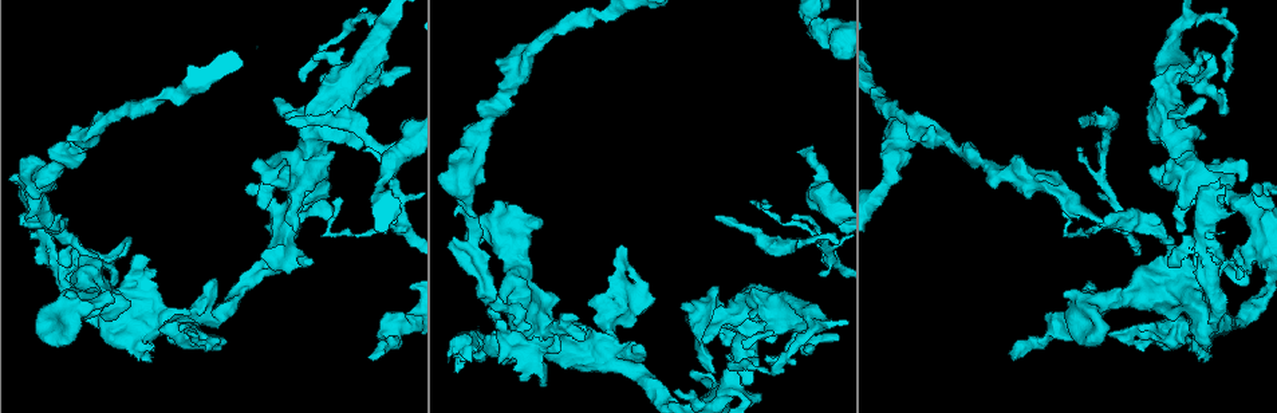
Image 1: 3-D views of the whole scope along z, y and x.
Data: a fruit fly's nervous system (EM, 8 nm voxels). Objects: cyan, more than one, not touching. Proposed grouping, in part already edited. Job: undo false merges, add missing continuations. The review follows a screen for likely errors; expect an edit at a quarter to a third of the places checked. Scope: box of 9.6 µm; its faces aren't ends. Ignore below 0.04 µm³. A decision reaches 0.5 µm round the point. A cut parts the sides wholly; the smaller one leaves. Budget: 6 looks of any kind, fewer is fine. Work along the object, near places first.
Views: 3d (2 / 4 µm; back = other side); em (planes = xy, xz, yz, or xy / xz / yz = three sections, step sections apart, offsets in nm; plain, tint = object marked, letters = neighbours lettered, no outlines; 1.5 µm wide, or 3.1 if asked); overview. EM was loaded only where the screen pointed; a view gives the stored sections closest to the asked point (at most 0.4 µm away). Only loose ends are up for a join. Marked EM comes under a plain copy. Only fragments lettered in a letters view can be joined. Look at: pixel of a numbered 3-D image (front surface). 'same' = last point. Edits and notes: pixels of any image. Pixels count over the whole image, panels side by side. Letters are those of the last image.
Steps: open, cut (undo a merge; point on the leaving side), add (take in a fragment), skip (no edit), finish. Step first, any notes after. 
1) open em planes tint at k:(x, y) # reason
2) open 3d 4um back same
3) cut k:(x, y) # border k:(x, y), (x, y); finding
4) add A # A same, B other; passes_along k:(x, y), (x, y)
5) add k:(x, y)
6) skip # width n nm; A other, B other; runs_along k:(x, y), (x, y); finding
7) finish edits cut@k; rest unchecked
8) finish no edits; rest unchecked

open em planes letters at 1:(1080, 150) # thin end

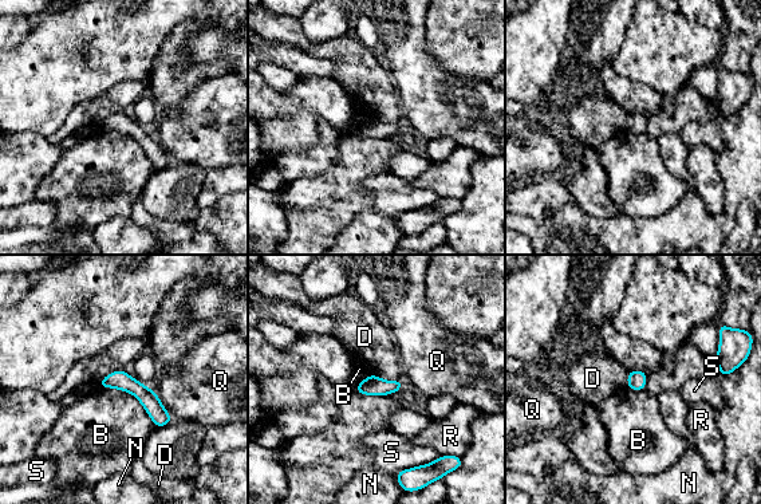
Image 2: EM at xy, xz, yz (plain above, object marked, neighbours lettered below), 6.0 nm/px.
skip # width 120 nm; B other, D other, N other, Q other, R other, S other; runs_along 2:(103, 384), (134, 386), (168, 418); no lettered fragment goes on from it

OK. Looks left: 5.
open em planes letters at 1:(1112, 335)

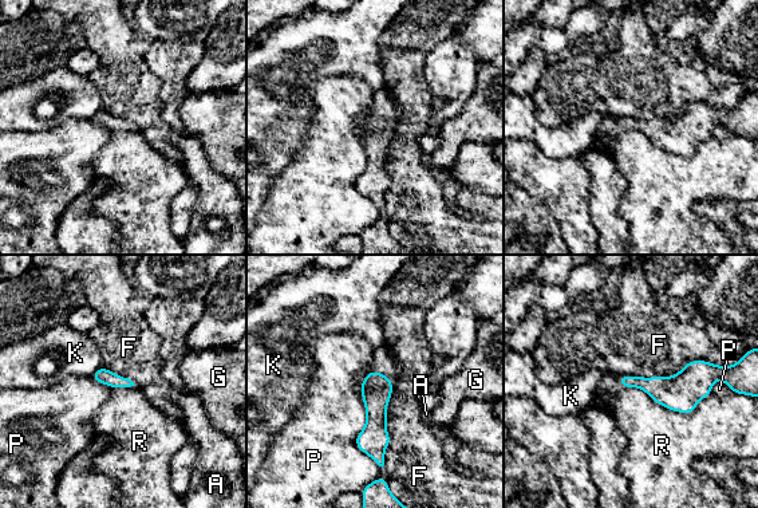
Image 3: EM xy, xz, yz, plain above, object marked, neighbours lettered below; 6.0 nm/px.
skip # A other, F other, G other, K other, P other, R other; border 3:(622, 386), (685, 413), (711, 394); none of them fits

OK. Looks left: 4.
open em planes letters at 1:(576, 319) # an open end

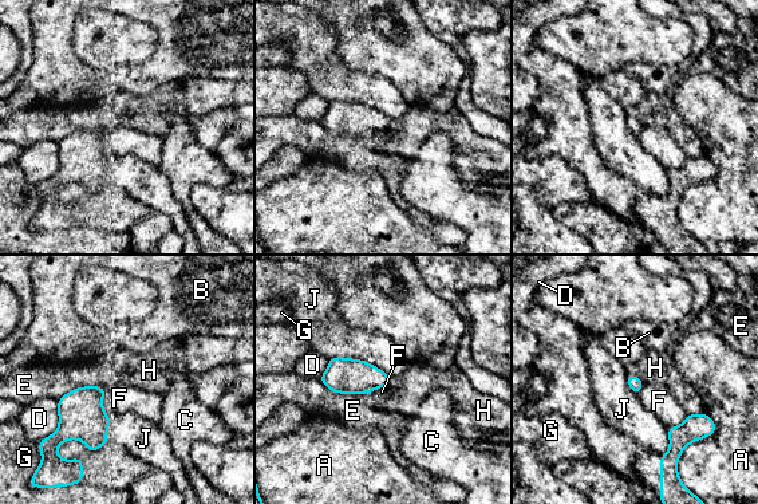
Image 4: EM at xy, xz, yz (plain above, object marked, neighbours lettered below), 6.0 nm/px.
skip # A other, B other, C other, D other, E other, F other, G other, H other, J other; none of them fits

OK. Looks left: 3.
finish no edits; rest unchecked

